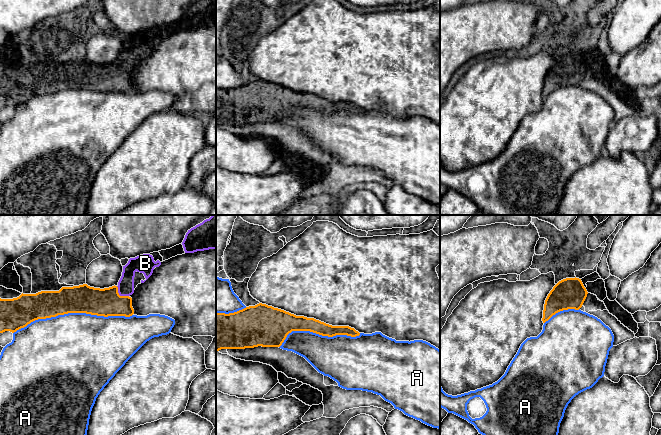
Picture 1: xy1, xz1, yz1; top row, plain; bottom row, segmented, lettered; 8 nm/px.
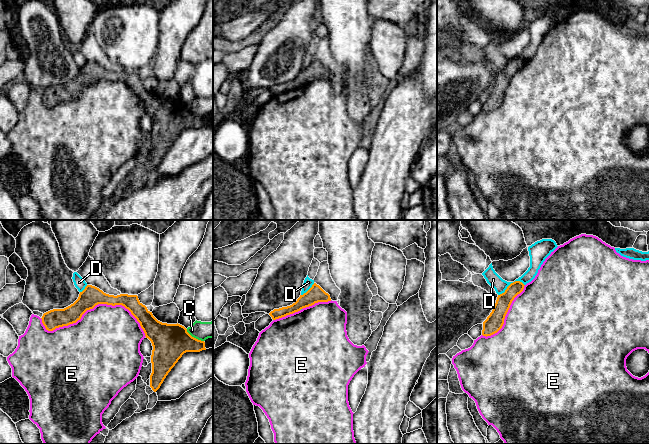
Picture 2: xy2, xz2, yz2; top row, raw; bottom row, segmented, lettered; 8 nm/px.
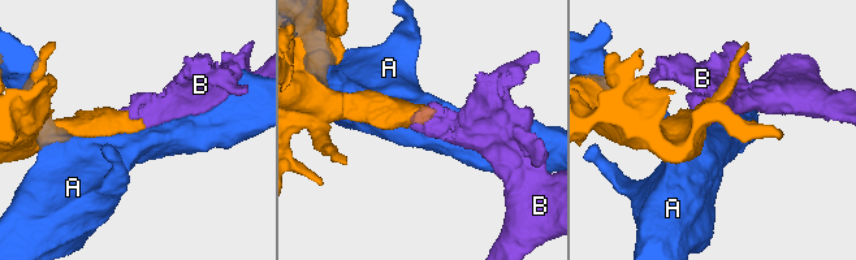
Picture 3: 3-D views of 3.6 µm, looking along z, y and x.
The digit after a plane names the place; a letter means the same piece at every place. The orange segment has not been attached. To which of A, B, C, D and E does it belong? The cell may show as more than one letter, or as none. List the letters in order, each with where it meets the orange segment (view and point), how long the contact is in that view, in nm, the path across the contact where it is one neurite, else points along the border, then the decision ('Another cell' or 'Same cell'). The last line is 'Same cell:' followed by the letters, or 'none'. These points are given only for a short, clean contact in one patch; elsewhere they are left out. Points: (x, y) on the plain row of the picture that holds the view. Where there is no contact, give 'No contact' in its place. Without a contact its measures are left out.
A: Touches orange at xy1 (72, 88). Shared border 950 nm. Another cell
B: Touches orange at xy1 (119, 71). Shared border 130 nm. Path across: xy1 (105, 78), (113, 77), (119, 71), (125, 62). Same cell
C: Touches orange at xy2 (193, 113). Shared border 170 nm. Another cell
D: Touches orange at yz2 (510, 60). Shared border 240 nm. Boundary: yz2 (524, 60), (514, 57), (498, 71). Another cell
E: Touches orange at xy2 (95, 81). Shared border 850 nm. Another cell
Same cell: B

